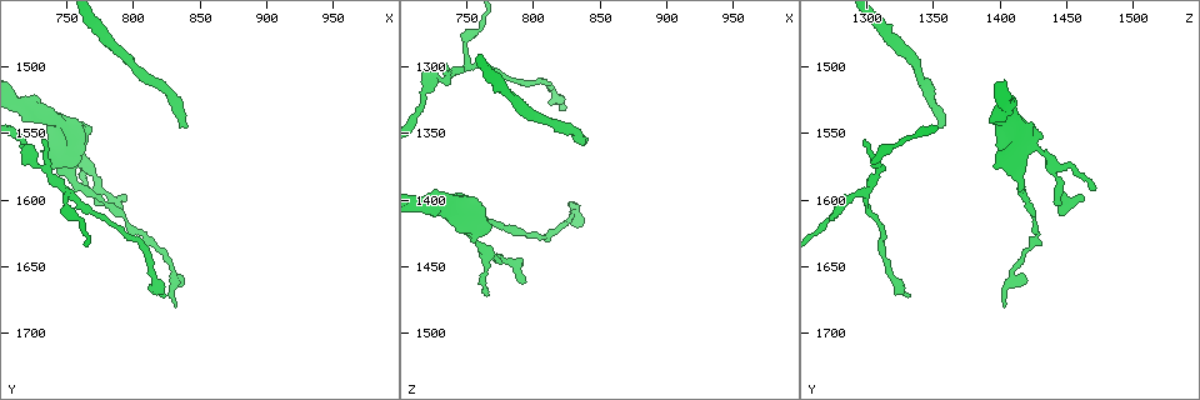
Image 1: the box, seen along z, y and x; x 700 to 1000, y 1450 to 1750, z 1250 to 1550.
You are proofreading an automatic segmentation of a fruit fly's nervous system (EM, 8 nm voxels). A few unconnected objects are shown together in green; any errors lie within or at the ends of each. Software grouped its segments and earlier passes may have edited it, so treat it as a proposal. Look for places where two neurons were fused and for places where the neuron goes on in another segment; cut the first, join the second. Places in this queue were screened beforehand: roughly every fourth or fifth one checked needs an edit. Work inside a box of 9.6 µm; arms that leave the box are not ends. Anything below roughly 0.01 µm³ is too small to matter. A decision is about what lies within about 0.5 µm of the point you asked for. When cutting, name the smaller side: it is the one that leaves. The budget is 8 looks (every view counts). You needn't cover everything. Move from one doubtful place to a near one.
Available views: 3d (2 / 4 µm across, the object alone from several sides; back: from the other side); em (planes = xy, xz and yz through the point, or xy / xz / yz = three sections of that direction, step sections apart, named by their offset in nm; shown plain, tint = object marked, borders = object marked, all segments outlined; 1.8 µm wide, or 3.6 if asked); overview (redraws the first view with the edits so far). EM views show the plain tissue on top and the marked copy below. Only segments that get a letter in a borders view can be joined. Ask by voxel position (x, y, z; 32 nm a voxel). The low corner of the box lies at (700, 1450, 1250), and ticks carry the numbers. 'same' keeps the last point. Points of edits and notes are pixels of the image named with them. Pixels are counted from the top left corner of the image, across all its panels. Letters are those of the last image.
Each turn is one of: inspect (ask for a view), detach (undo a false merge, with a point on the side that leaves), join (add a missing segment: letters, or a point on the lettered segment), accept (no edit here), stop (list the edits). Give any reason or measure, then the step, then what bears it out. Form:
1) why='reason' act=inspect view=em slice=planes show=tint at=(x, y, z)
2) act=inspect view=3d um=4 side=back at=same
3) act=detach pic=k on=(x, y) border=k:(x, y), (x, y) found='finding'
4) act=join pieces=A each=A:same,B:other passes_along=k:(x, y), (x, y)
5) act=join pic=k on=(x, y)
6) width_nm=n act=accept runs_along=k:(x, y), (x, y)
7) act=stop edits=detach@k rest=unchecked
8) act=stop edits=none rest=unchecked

act=inspect view=3d um=4 at=(734, 1576, 1308)

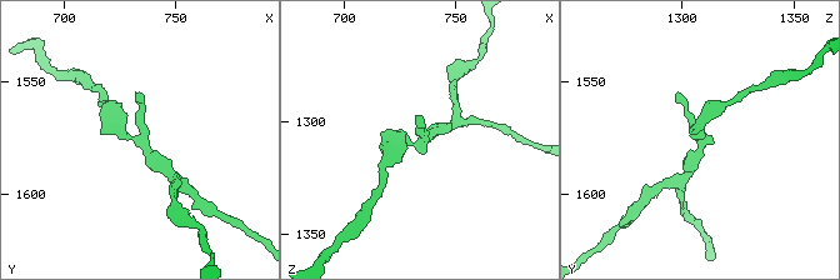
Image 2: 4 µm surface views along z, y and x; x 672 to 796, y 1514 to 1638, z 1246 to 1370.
act=inspect view=em slice=planes show=tint at=(733, 1575, 1310)

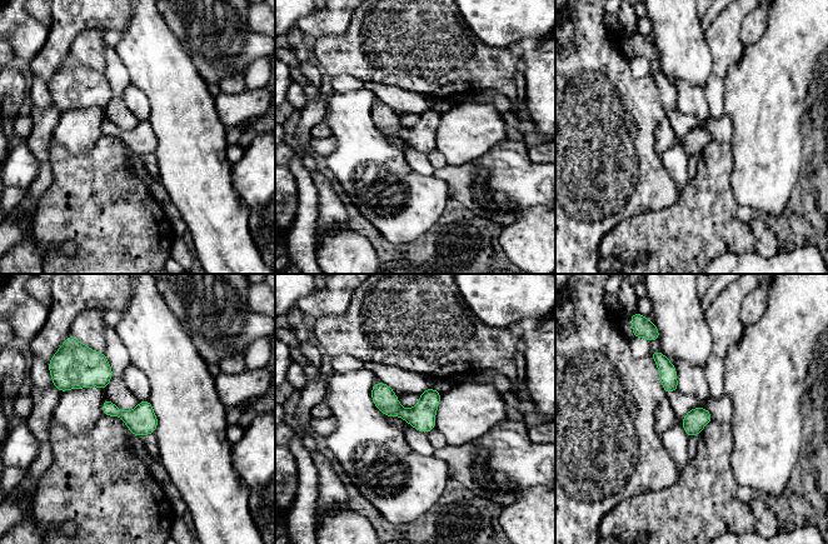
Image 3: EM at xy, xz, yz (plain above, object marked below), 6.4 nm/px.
why='what lies round it' act=inspect view=em slice=planes show=borders at=same

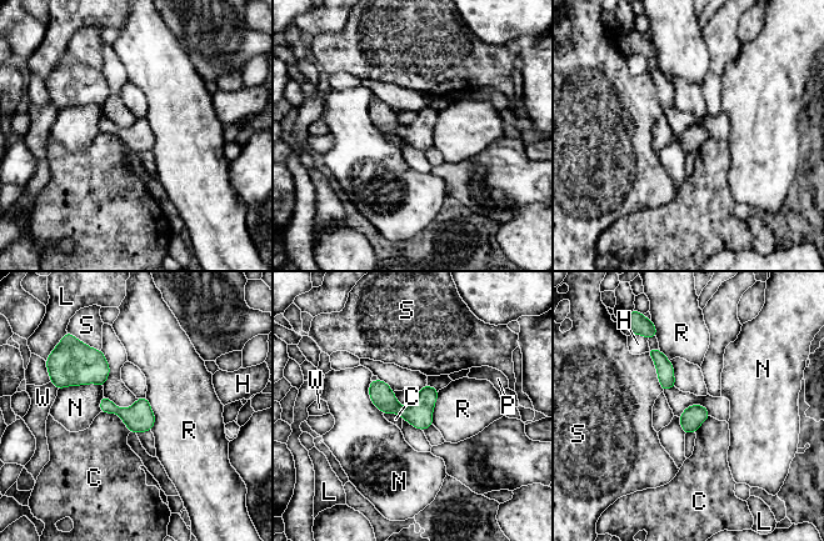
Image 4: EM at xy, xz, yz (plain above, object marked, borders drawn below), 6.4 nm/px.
act=accept each=C:other,H:other,L:other,N:other,P:other,R:other,S:other,W:other border=4:(101, 411), (116, 414), (130, 431) found='all the same neuron'

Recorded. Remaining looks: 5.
why='free end' act=inspect view=em slice=yz step=8 show=tint at=(838, 1546, 1356)

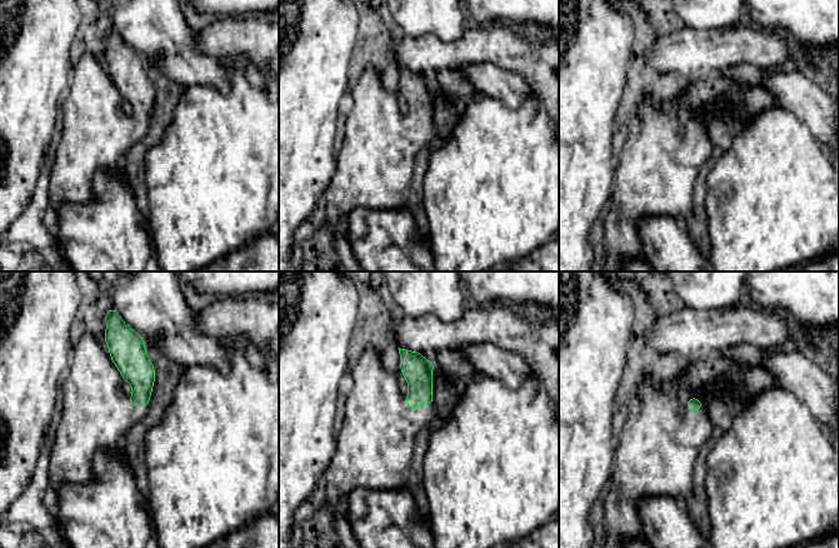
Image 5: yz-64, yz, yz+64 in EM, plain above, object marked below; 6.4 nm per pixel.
act=inspect view=em slice=planes show=borders at=same

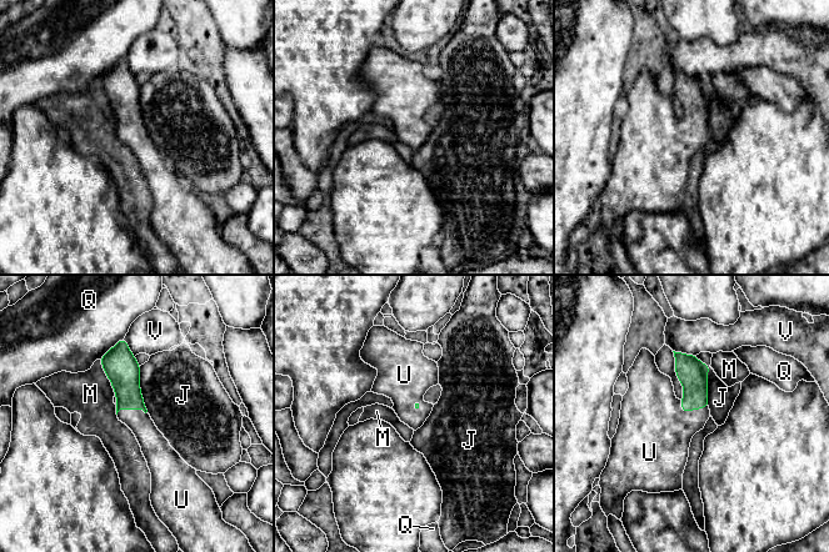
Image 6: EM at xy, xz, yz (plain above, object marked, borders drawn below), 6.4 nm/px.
longest_contact=J:300nm act=join pieces=U each=J:other,M:other,Q:other,U:same,V:other found='it goes on there'

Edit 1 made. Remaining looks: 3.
act=inspect view=3d um=4 at=(792, 1596, 1460)

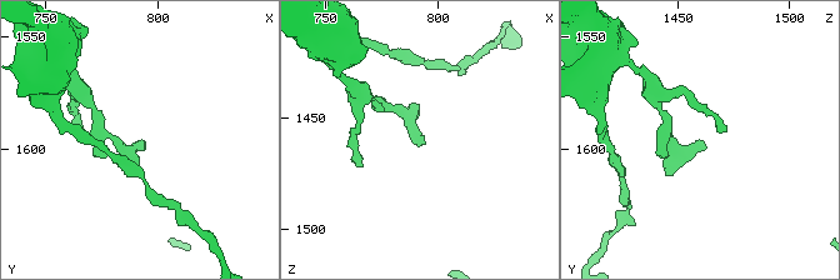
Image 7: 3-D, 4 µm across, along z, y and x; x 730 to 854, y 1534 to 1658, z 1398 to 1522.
act=inspect view=em slice=yz step=4 show=borders at=(793, 1597, 1462)

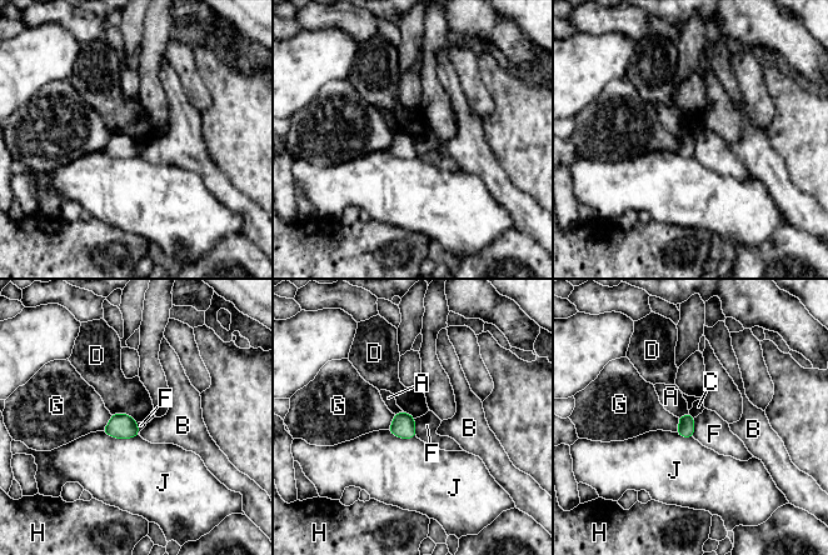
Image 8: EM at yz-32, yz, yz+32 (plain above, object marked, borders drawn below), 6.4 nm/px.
act=inspect view=em slice=planes show=borders at=same

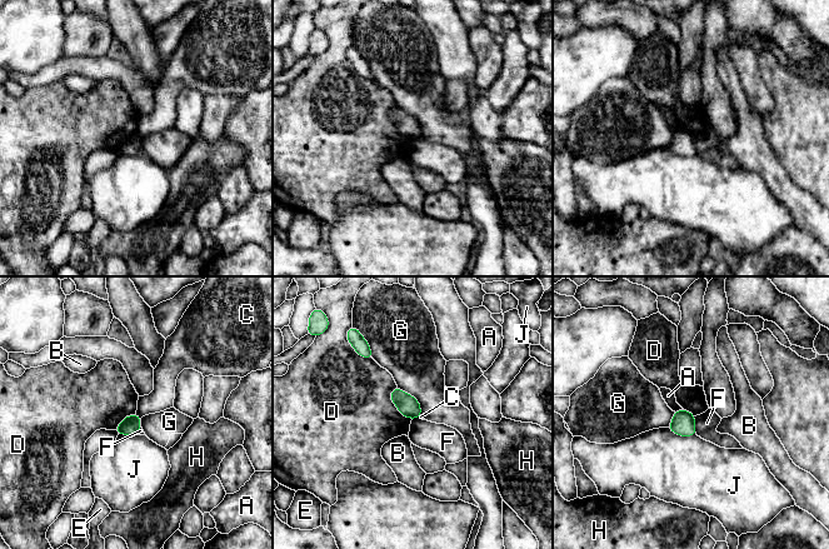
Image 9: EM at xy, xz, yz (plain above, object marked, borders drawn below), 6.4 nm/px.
width_nm=120 act=accept each=A:other,B:other,C:other,D:other,E:other,F:other,G:other,H:other,J:other border=9:(694, 417), (697, 433) found='no lettered segment goes on from it'

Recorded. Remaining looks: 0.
act=stop edits=join@6 rest=unchecked

